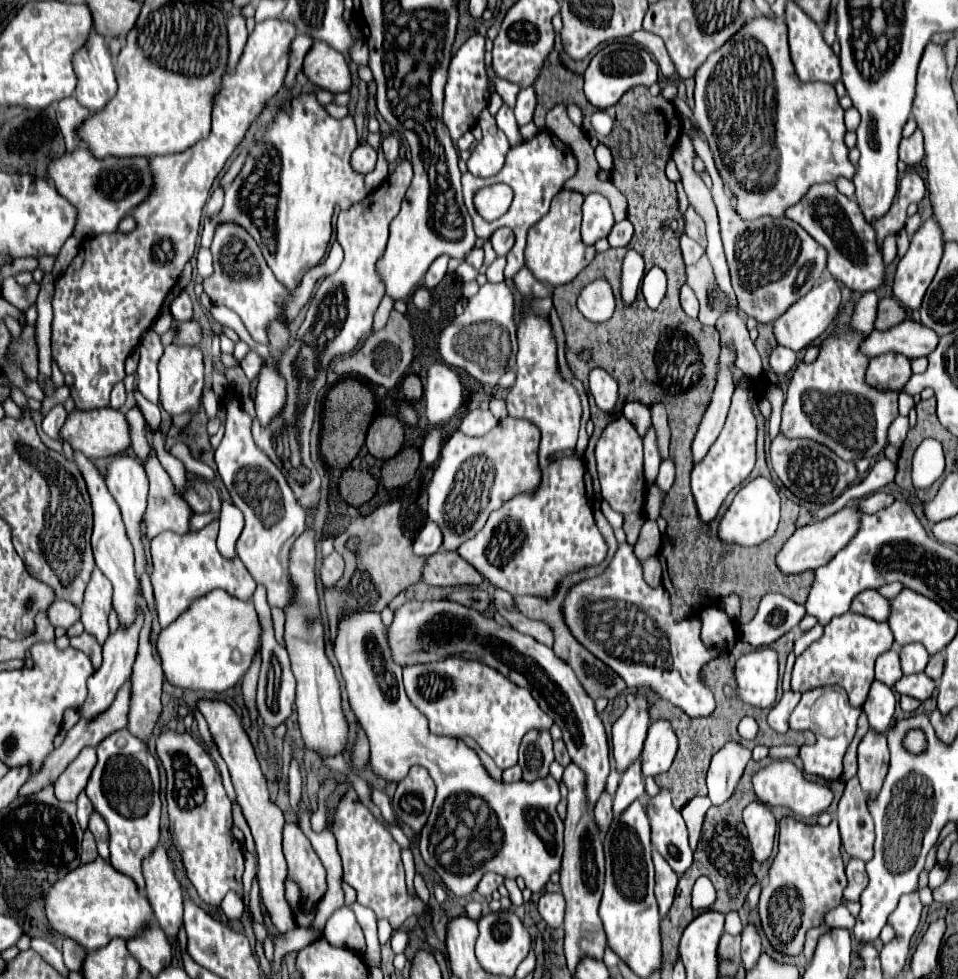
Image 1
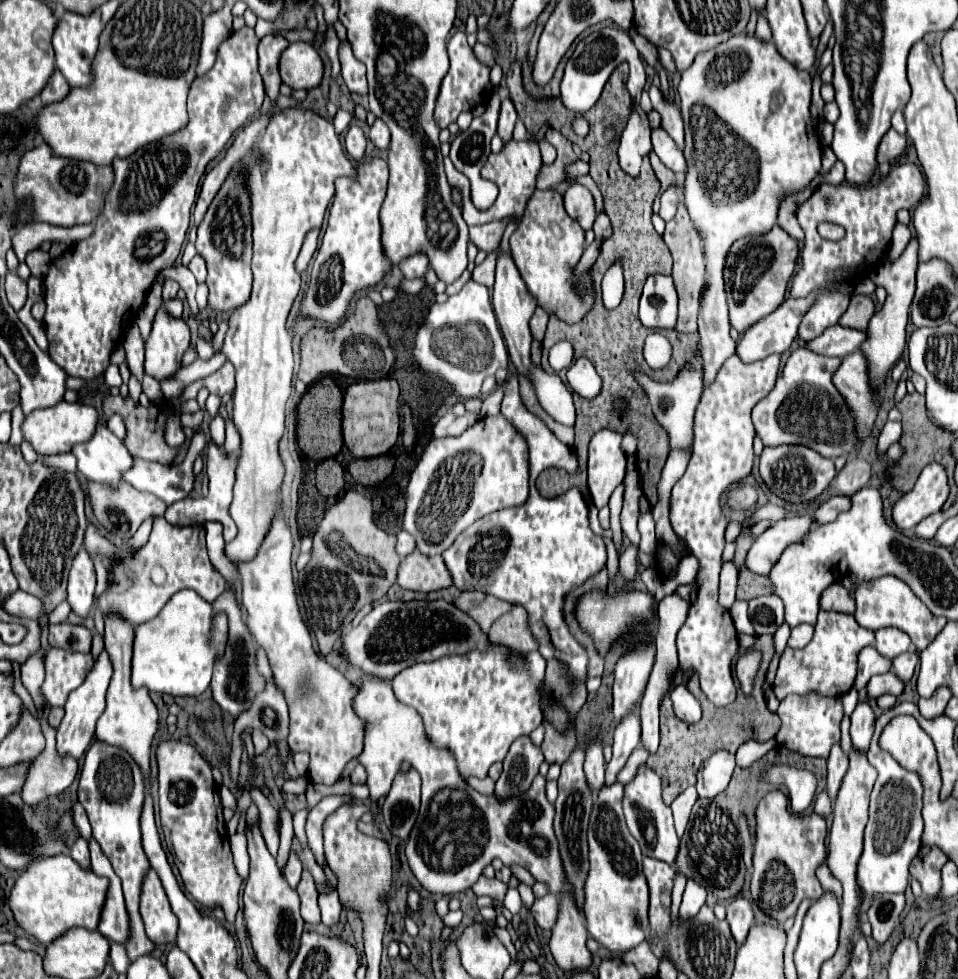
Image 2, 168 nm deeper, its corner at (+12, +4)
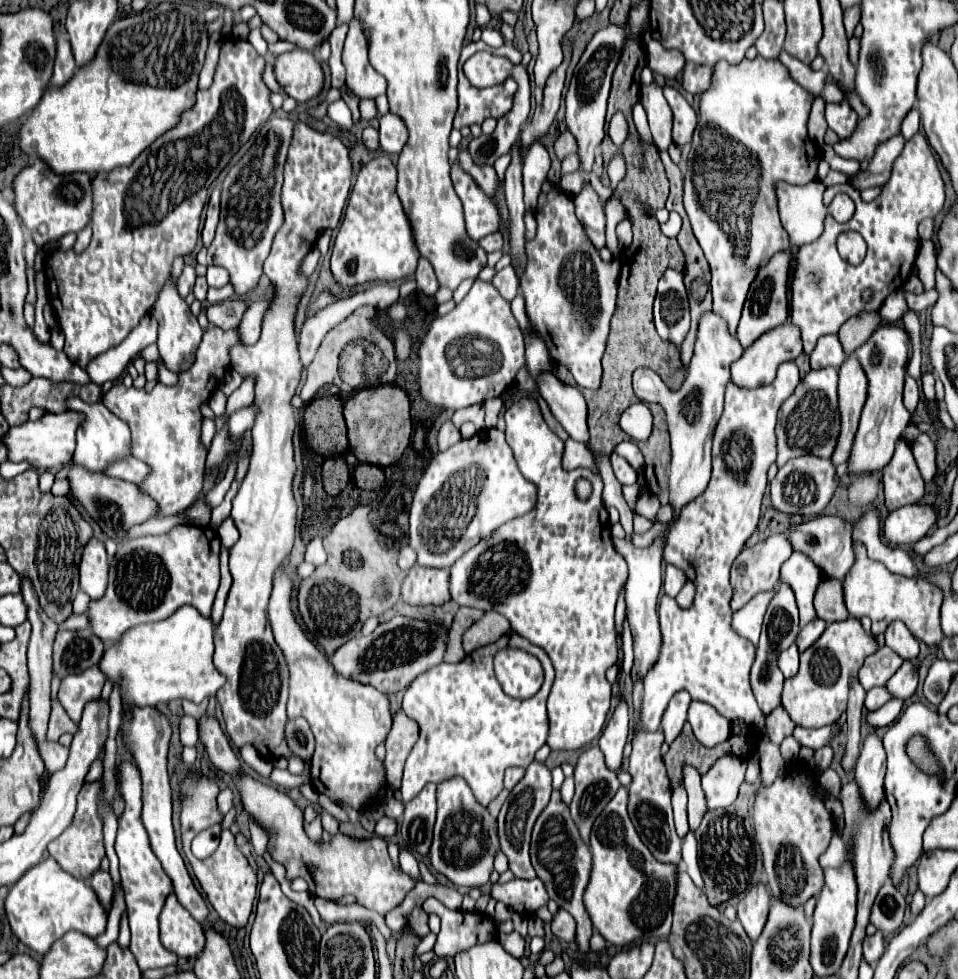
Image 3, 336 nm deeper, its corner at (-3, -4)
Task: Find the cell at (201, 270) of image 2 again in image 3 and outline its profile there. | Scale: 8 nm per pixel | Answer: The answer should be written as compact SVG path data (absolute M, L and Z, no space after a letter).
M209 266L207 268L207 284L213 288L223 288L225 284L229 284L229 276L225 268L217 268L217 266Z

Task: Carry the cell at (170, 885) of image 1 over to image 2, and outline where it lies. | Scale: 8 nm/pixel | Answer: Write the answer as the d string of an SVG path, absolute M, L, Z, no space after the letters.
M150 868L144 876L140 894L140 914L144 920L146 936L154 944L174 944L178 932L178 920L170 910L170 902L160 884L160 878Z

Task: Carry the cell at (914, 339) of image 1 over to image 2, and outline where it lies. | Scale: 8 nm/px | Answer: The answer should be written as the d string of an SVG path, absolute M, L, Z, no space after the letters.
M836 324L834 328L828 328L822 336L810 340L808 348L814 350L816 354L844 358L852 352L858 352L862 342L864 342L864 330L844 328L844 326Z

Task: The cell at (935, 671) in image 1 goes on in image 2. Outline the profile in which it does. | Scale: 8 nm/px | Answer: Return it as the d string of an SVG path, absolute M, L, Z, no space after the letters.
M914 648L910 652L904 652L904 654L896 656L896 660L892 660L892 668L894 668L896 676L904 682L910 682L916 666L918 666L918 652Z

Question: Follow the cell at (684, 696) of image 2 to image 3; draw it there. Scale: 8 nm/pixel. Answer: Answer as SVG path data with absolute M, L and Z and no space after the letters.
M693 702L687 720L693 728L695 738L707 748L717 746L731 736L731 722L705 702Z

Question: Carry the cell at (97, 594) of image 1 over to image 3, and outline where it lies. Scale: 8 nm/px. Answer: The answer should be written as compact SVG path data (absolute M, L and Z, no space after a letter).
M91 538L87 548L83 548L81 564L79 564L79 580L81 590L89 594L91 600L99 600L107 588L107 552L101 540Z

